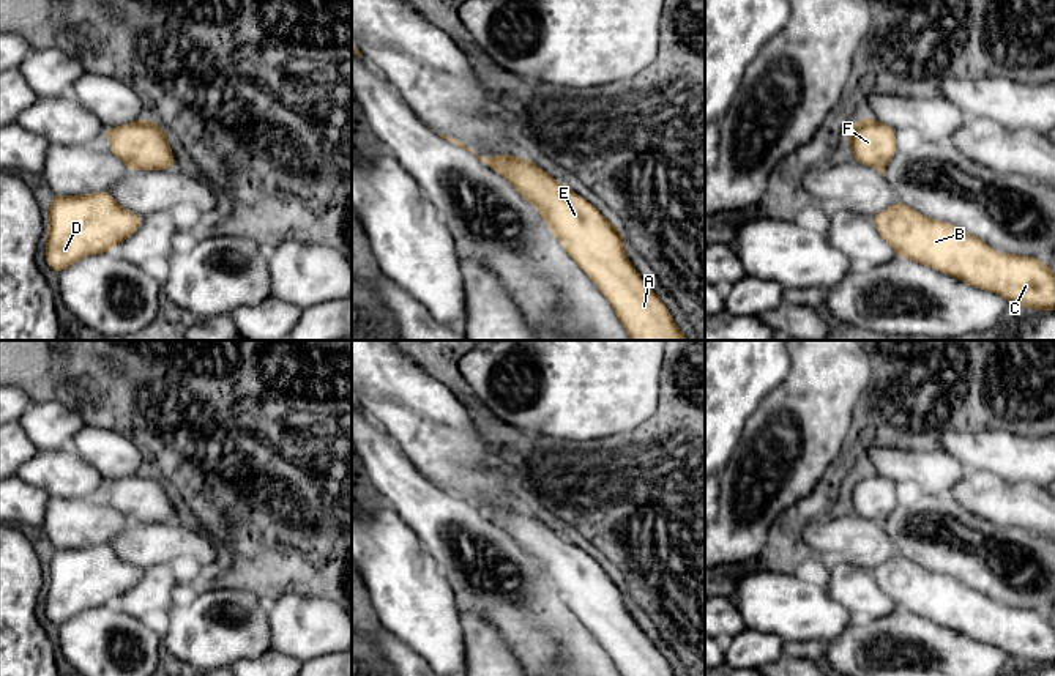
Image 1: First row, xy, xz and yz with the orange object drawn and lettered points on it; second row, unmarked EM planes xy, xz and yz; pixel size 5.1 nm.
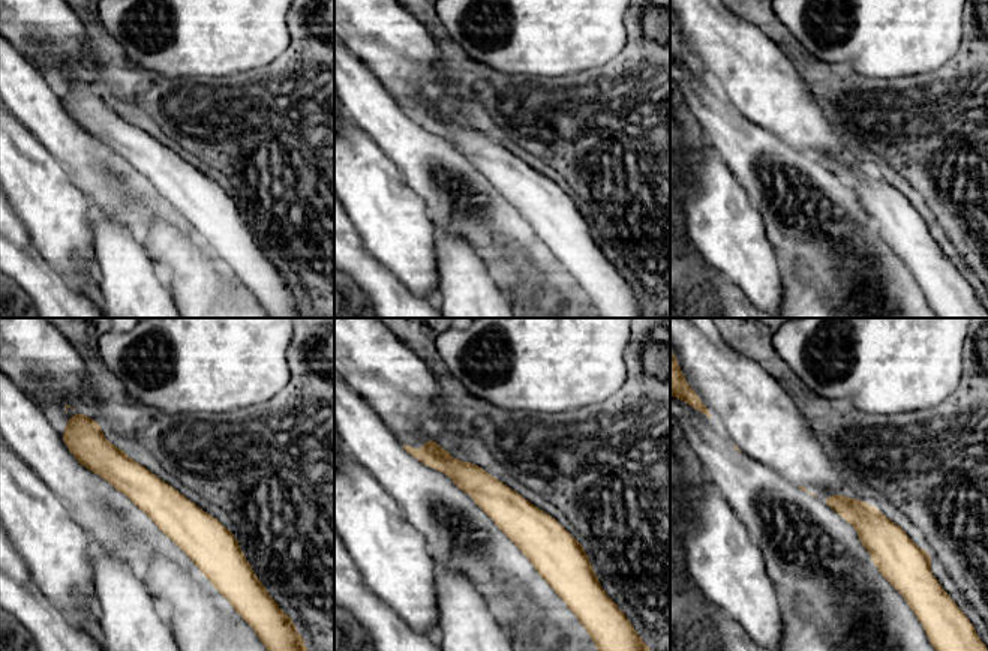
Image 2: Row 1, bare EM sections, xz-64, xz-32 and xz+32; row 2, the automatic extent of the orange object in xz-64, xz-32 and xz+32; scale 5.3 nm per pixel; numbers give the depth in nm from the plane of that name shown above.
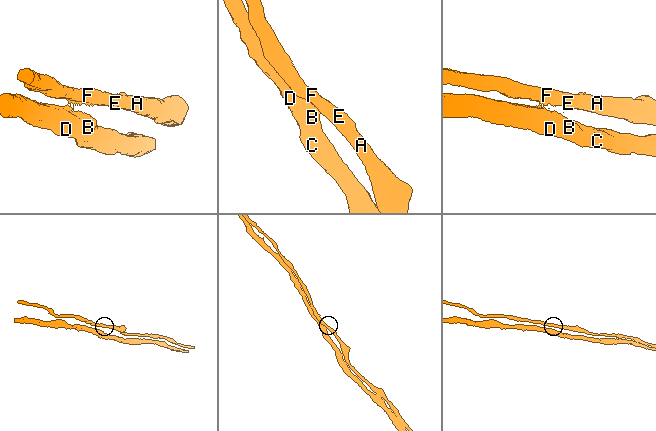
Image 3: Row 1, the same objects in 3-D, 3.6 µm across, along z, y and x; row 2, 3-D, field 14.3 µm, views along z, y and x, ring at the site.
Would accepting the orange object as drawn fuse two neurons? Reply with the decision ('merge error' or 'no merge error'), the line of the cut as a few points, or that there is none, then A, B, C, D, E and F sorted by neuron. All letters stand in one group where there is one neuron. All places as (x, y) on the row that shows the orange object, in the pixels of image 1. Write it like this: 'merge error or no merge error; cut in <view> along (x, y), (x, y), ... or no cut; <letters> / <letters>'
merge error; cut in xz along (494, 155), (492, 164), (500, 172); A E F / B C D

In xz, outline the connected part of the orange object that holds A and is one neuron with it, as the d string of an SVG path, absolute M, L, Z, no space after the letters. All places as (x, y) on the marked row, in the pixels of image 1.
M490 158L500 175L538 210L566 254L610 303L631 340L688 340L667 306L629 262L620 228L595 205L524 158Z

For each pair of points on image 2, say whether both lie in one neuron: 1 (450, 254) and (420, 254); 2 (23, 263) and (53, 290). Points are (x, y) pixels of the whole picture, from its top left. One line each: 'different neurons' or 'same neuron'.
1: different neurons
2: same neuron

